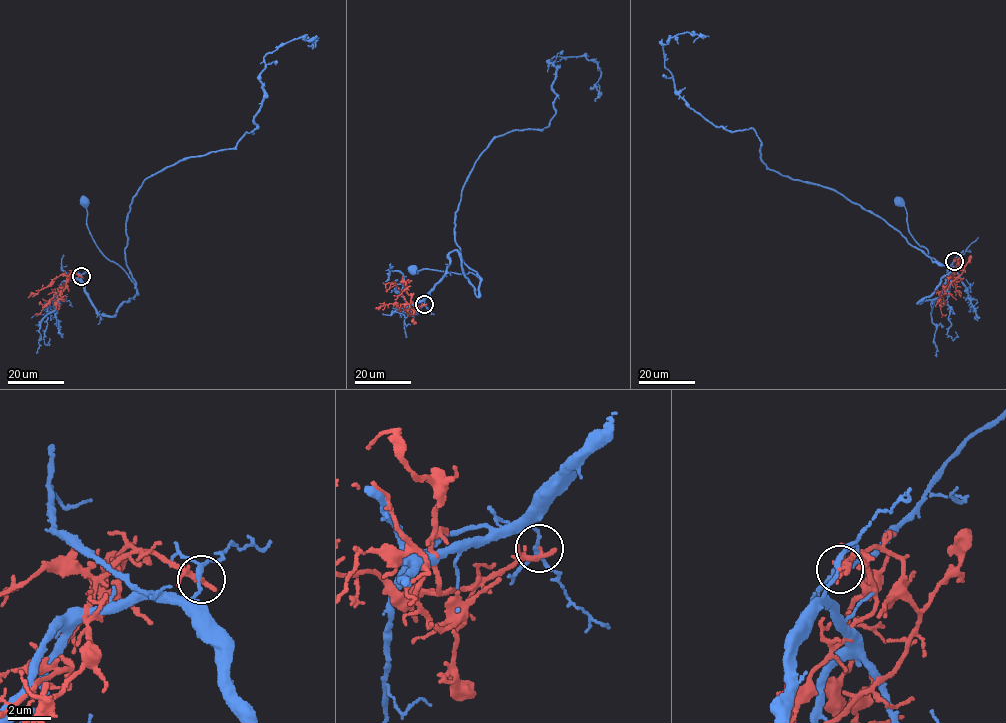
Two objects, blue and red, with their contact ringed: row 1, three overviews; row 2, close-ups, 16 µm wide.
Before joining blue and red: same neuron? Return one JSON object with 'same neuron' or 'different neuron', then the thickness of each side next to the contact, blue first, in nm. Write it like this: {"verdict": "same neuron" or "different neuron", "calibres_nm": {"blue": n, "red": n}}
{"verdict": "different neuron", "calibres_nm": {"blue": 170, "red": 280}}

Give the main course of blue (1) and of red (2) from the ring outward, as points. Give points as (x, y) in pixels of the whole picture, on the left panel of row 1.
1: (81, 276), (84, 292), (98, 314), (113, 316), (136, 293), (124, 270), (96, 244), (83, 202)
2: (81, 276), (72, 272), (64, 288), (53, 295), (39, 314), (35, 314)

